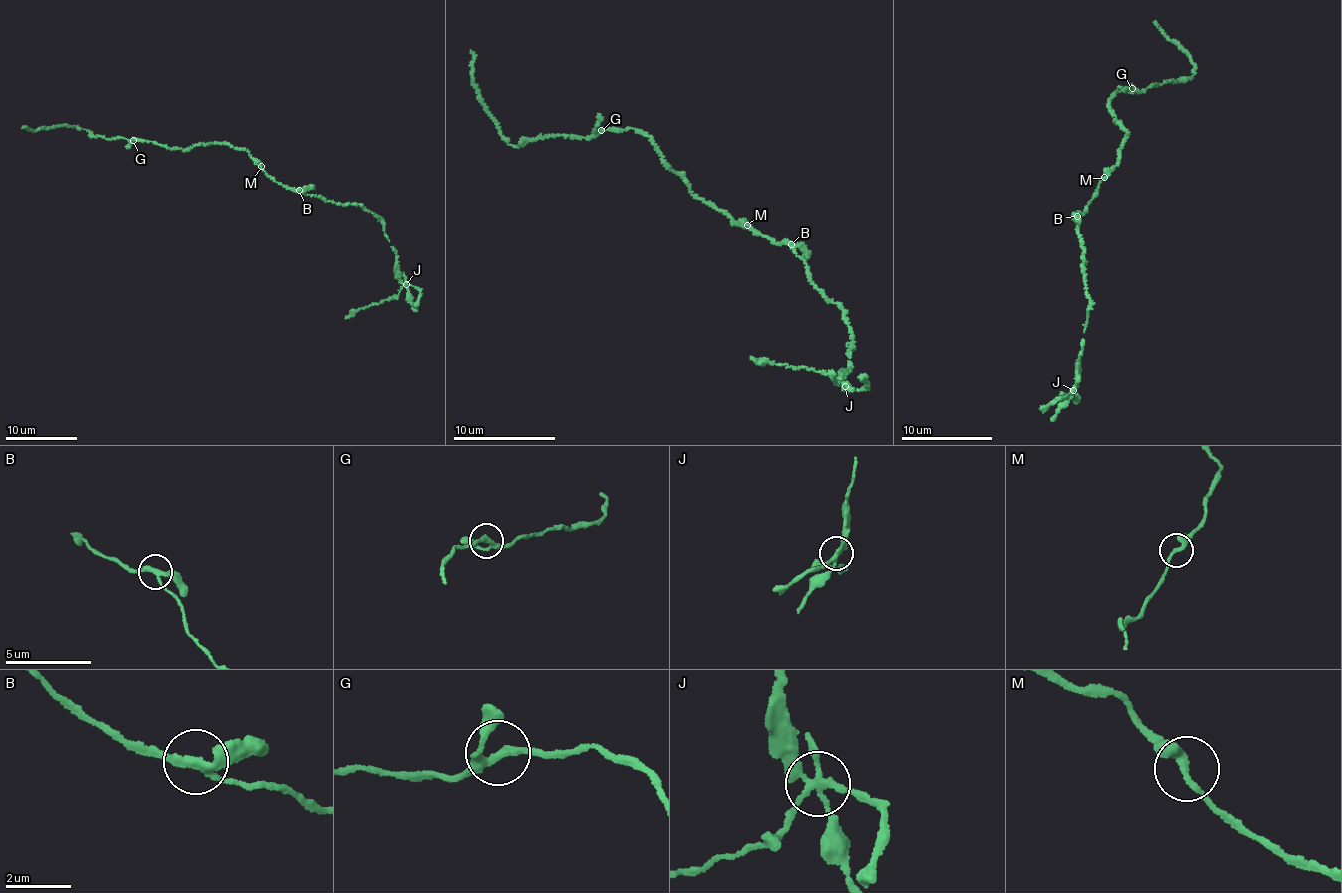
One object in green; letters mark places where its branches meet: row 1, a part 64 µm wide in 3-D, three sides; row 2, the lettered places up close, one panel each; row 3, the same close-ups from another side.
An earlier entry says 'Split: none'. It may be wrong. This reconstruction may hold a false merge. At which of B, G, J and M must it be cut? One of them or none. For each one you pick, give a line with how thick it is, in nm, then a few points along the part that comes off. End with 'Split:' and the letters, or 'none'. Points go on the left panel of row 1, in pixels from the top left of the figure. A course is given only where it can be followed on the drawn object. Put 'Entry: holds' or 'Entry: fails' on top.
Entry: fails
J: calibre 240 nm; course (405, 284), (393, 297), (359, 308), (345, 318)
Split: J

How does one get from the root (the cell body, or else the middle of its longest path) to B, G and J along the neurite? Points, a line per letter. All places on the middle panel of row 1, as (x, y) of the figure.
B: (744, 225), (774, 239), (775, 243), (791, 244)
G: (744, 225), (733, 222), (722, 210), (696, 198), (676, 172), (663, 160), (649, 136), (628, 127), (601, 130)
J: (744, 225), (794, 246), (814, 286), (842, 307), (853, 343), (849, 368), (836, 379), (844, 386)

